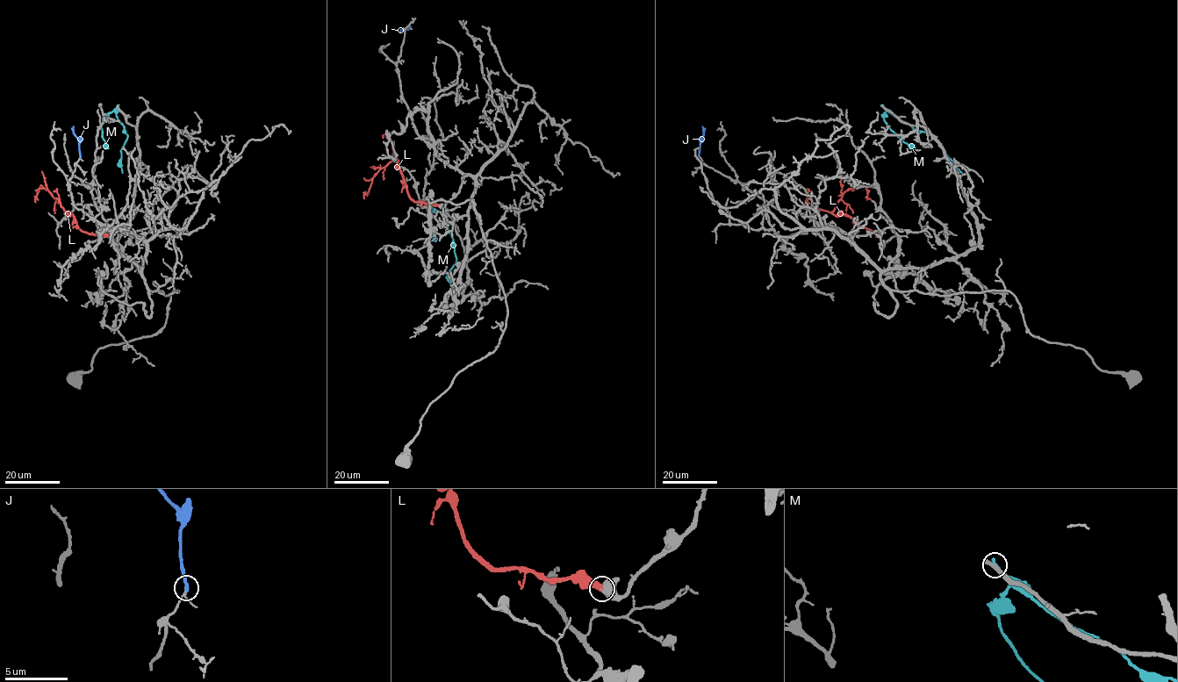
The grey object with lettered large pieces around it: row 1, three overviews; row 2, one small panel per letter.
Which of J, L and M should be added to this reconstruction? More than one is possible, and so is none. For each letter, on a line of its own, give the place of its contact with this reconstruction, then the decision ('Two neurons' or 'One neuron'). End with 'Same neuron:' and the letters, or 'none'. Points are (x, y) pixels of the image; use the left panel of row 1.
J: Touches grey at (80, 156). Two neurons
L: Touches grey at (110, 235). One neuron
M: Touches grey at (117, 106). Two neurons
Same neuron: L

